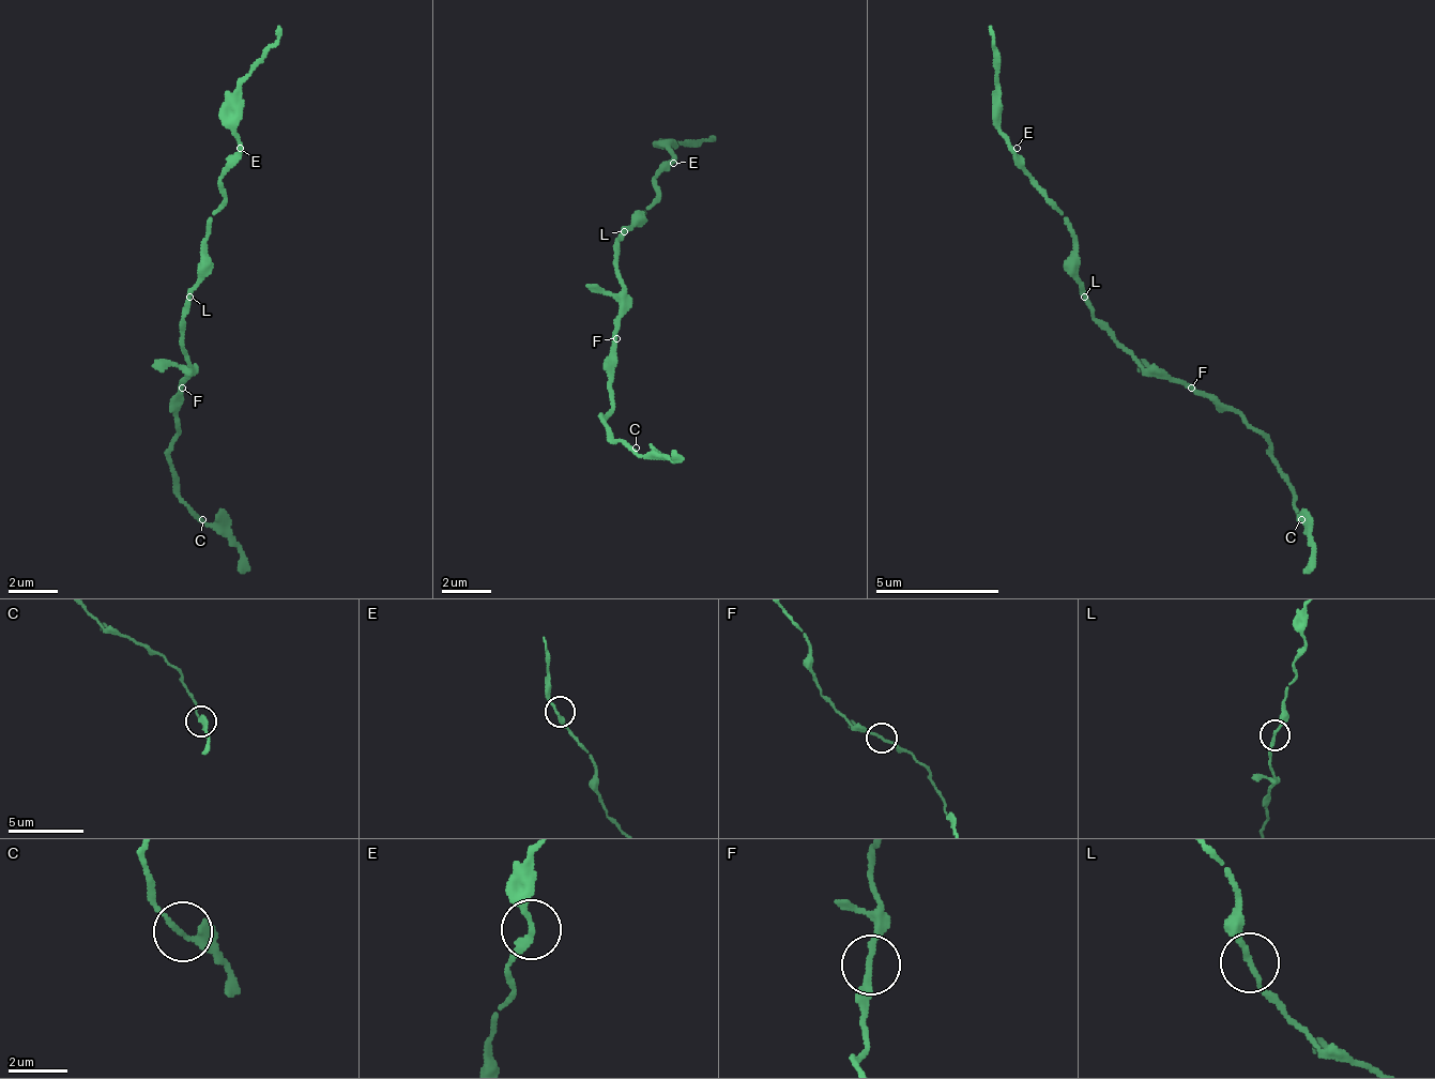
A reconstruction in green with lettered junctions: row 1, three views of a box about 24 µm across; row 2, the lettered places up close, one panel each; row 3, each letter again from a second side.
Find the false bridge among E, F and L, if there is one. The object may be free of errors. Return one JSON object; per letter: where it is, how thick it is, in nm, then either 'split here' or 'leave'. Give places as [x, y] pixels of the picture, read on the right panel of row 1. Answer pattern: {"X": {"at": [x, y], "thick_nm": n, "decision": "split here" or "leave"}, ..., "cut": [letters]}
{"E": {"at": [1017, 148], "thick_nm": 220, "decision": "leave"}, "F": {"at": [1191, 388], "thick_nm": 180, "decision": "leave"}, "L": {"at": [1084, 297], "thick_nm": 170, "decision": "leave"}, "cut": []}

